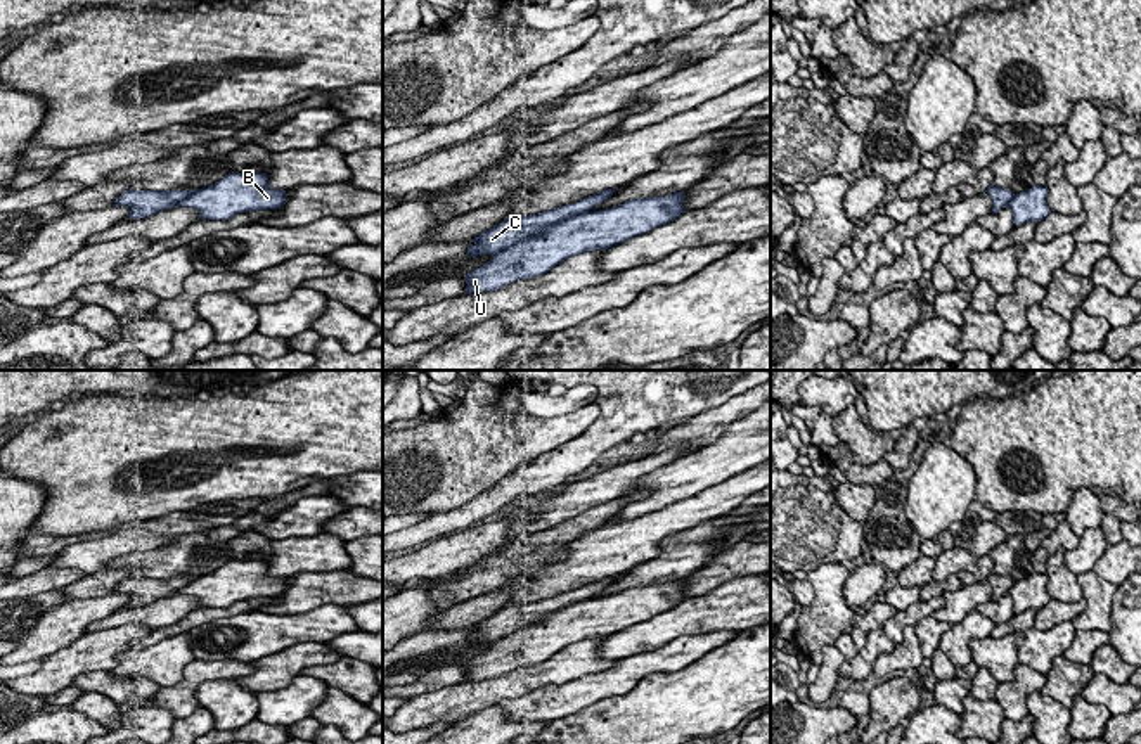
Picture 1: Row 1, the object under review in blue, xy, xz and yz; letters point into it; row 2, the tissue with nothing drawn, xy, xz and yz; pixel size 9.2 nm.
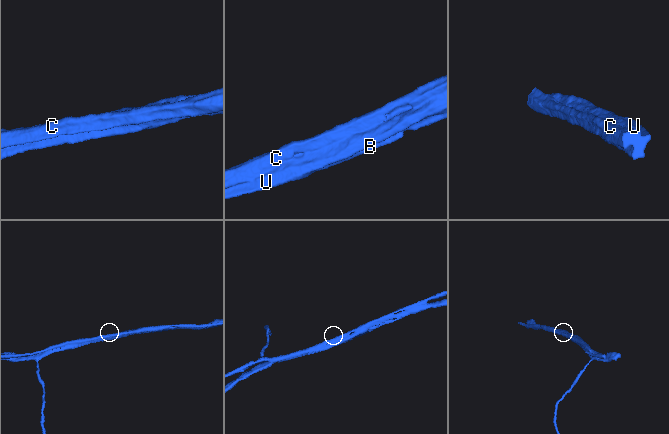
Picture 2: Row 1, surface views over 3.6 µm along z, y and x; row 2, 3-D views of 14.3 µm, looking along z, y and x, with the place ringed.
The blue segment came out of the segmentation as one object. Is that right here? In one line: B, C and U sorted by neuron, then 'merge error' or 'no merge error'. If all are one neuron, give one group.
groups B U / C; merge error

